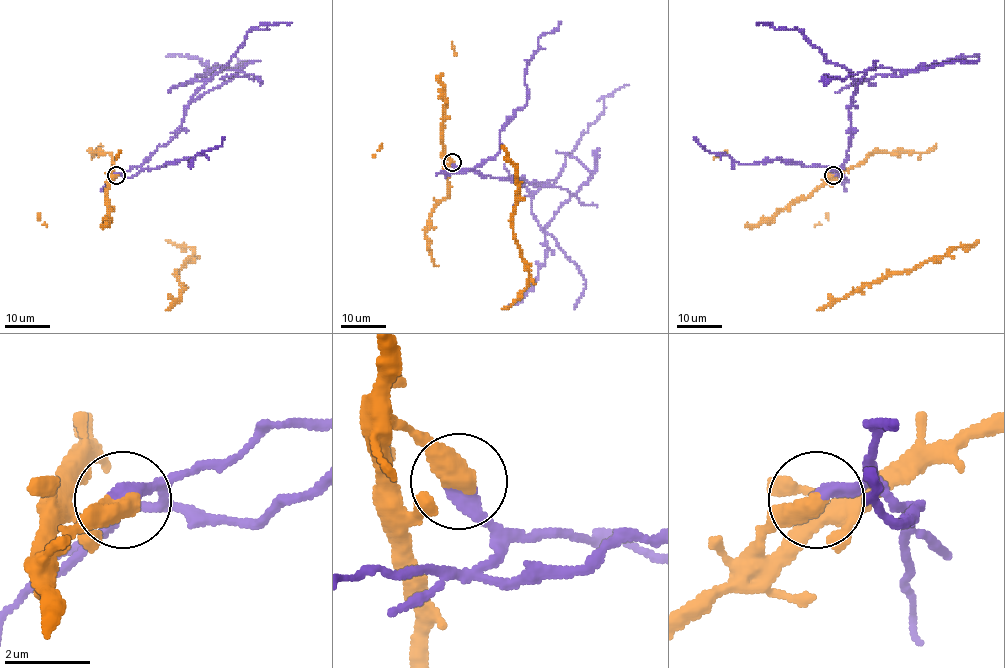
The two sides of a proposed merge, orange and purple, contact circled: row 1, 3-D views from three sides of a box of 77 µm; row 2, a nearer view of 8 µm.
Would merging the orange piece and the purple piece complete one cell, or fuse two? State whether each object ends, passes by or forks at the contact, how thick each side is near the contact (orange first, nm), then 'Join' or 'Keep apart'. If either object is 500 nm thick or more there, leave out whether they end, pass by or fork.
Thickness 550 nm (orange) against 360 nm. Keep apart

